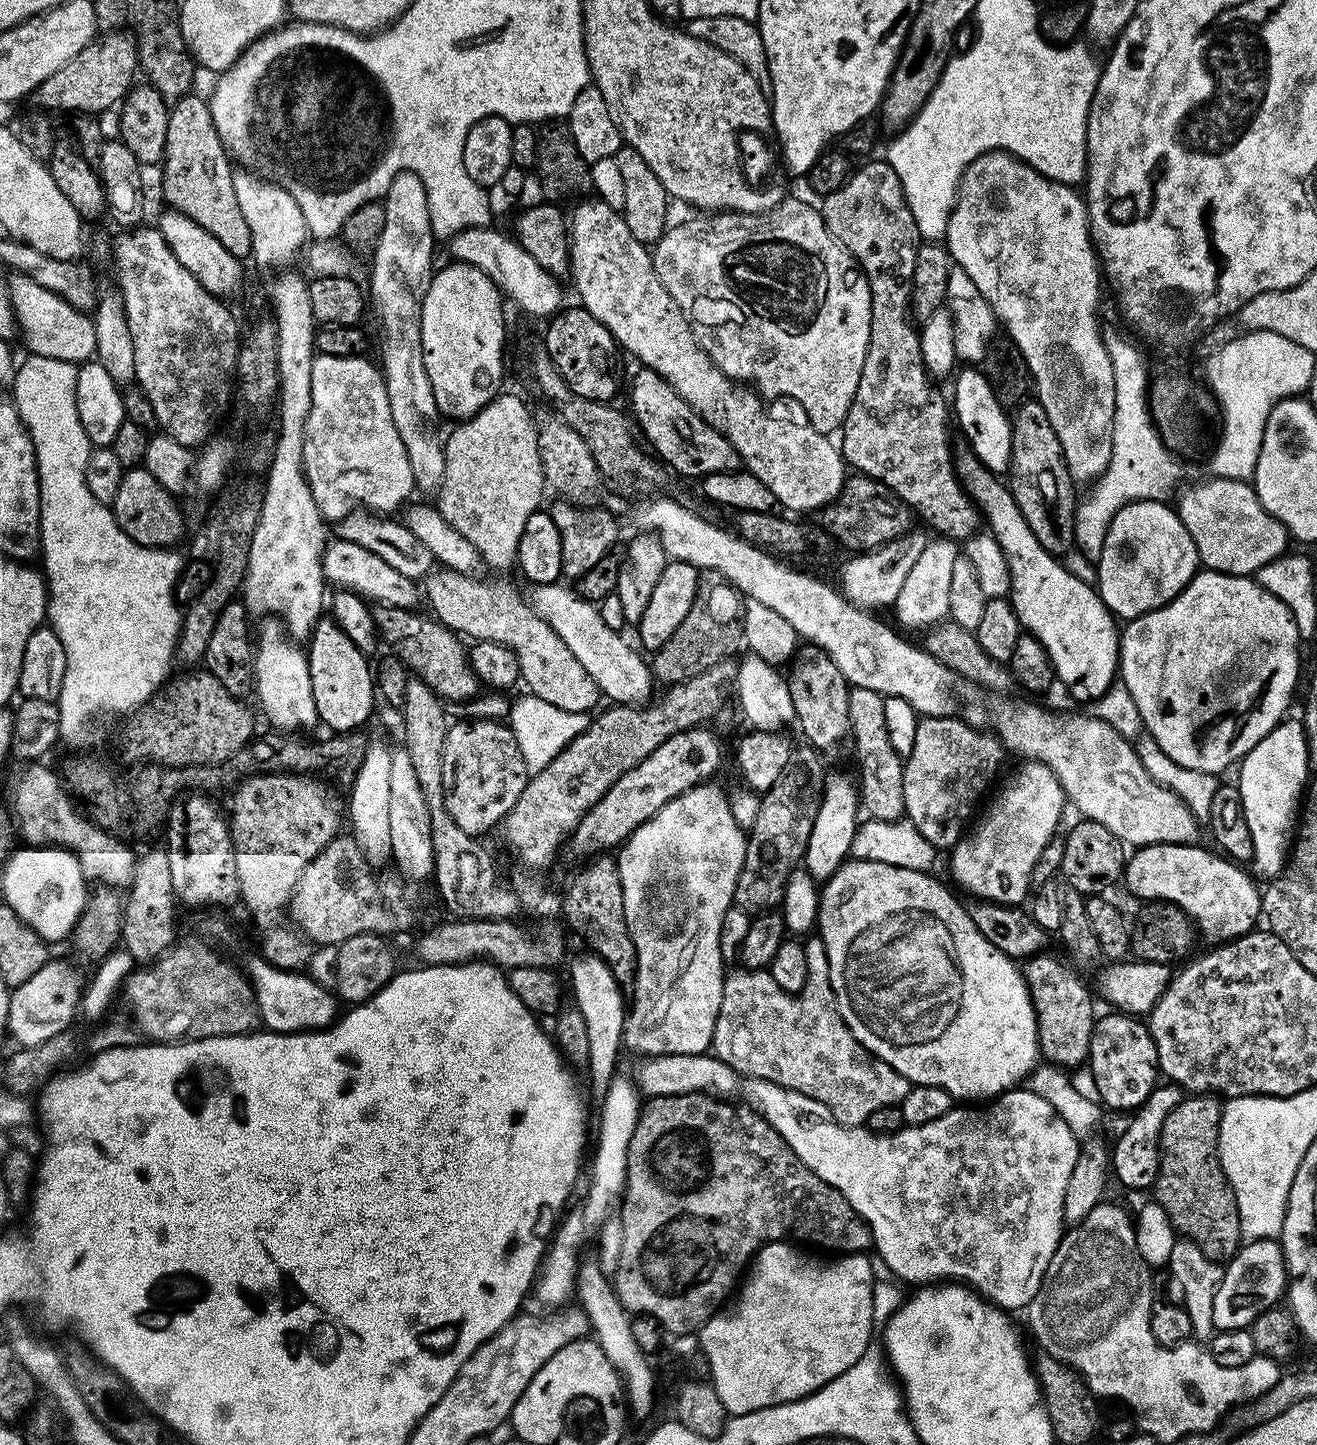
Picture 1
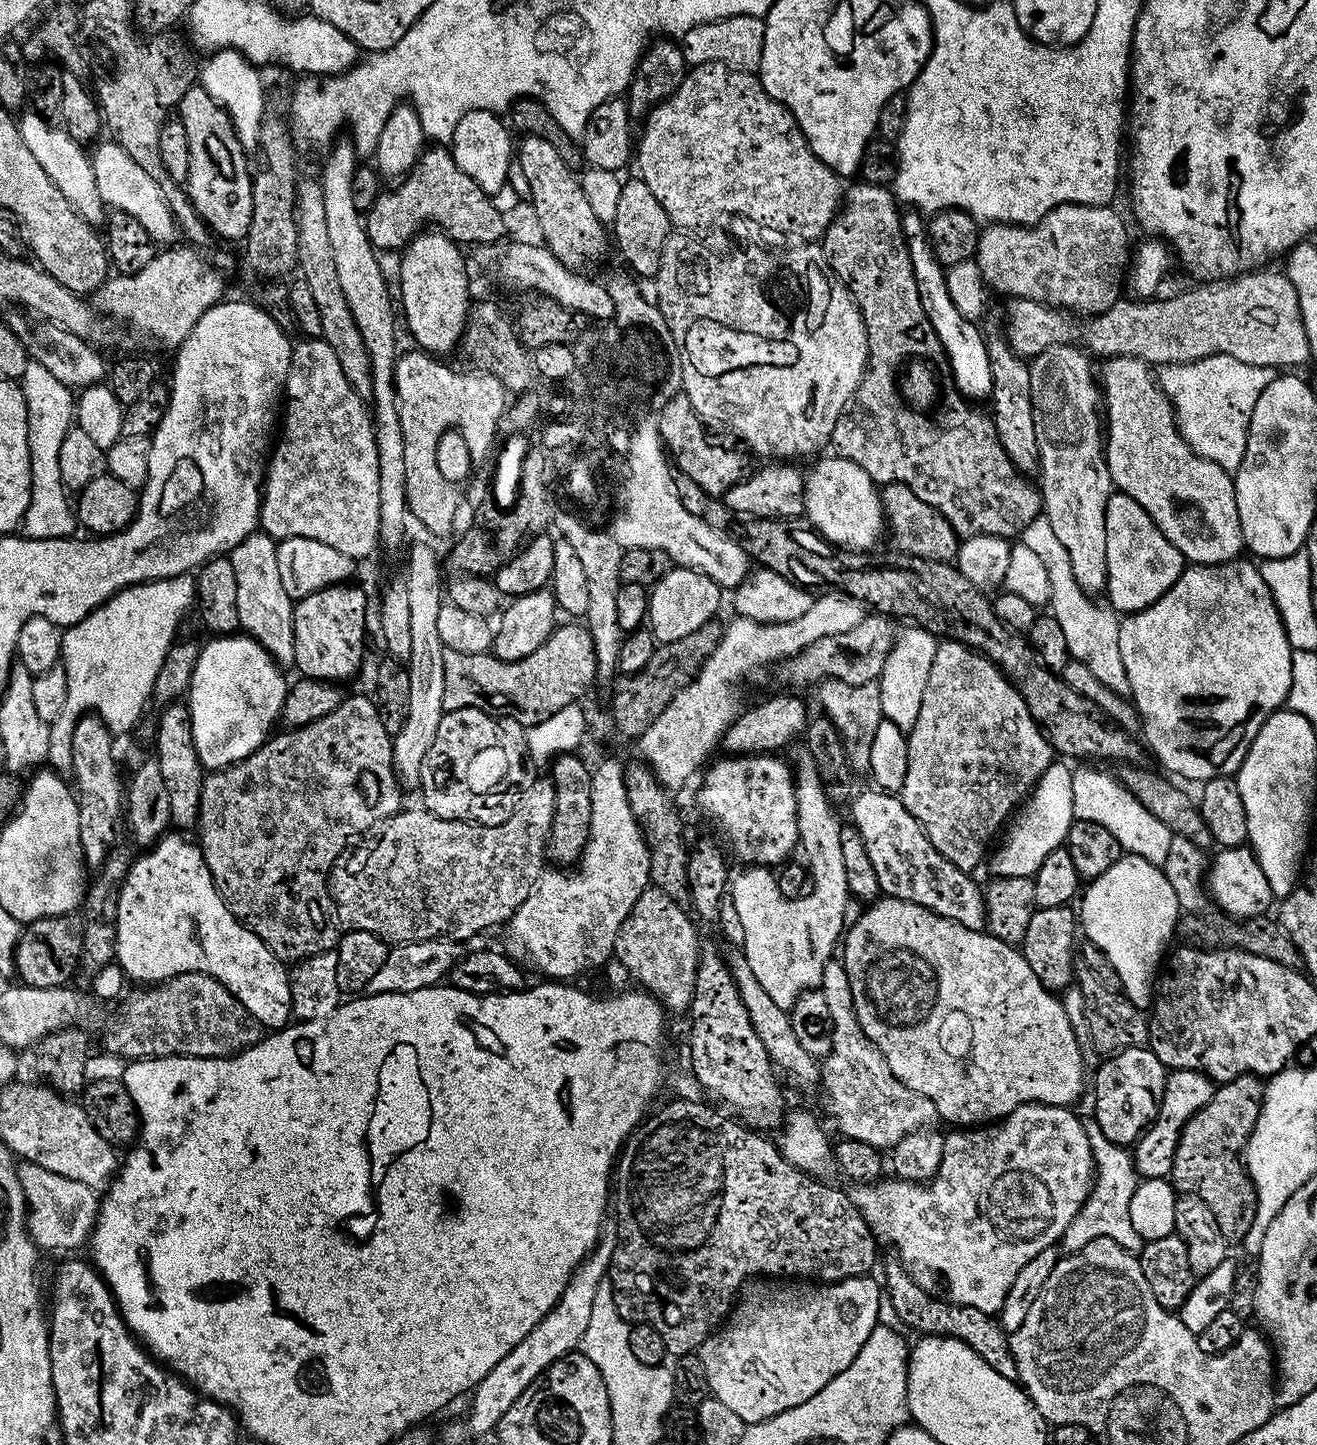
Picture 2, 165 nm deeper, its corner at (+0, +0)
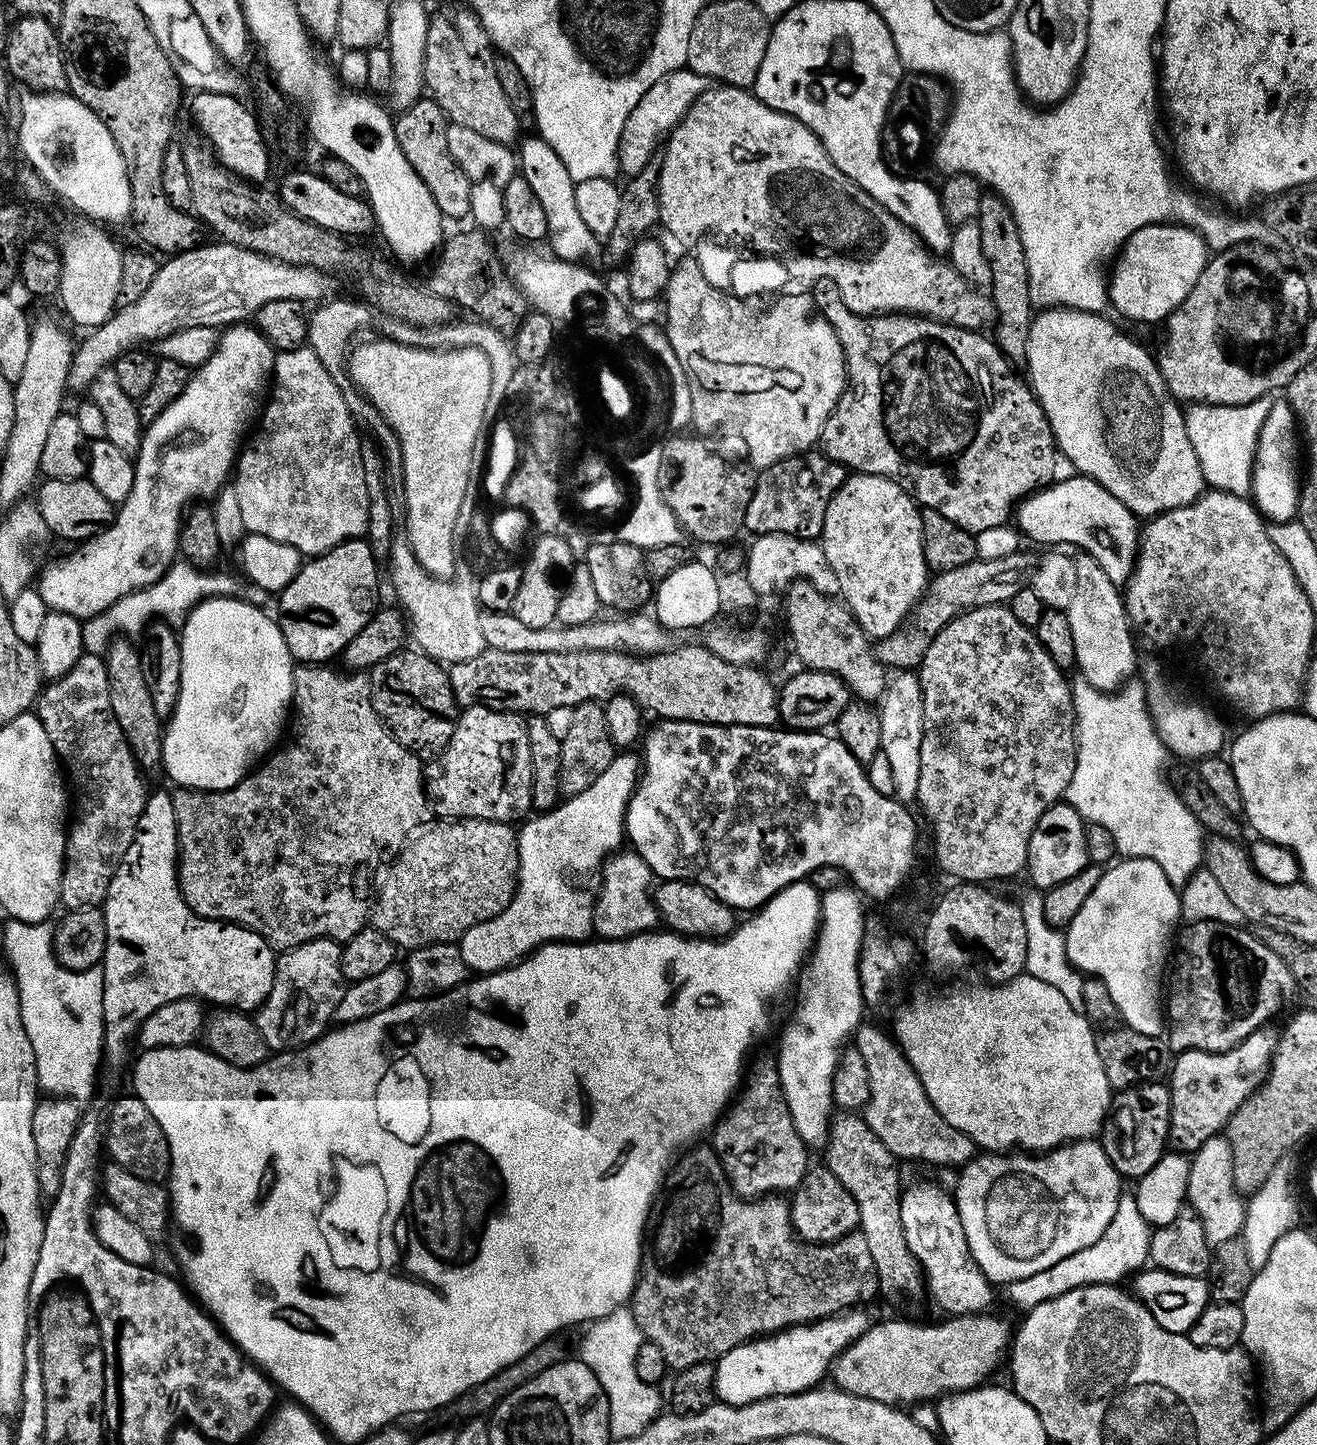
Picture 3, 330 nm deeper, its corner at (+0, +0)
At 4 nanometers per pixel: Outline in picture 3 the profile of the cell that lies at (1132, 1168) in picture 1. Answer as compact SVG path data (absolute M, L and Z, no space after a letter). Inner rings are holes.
M1261 1030L1250 1034L1236 1048L1225 1052L1203 1052L1191 1048L1171 1061L1167 1077L1170 1094L1171 1147L1181 1154L1196 1152L1212 1136L1225 1131L1228 1120L1260 1087L1276 1049L1277 1033Z

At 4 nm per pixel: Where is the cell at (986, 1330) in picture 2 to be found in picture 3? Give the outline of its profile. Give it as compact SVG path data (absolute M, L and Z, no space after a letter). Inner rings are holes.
M840 1110L833 1115L828 1125L828 1138L823 1145L823 1163L850 1190L854 1202L858 1202L860 1226L858 1231L866 1238L870 1246L870 1254L874 1257L874 1270L878 1274L880 1292L888 1296L916 1296L925 1291L920 1264L906 1246L906 1238L902 1234L902 1218L900 1217L900 1197L898 1187L900 1176L896 1173L897 1157L892 1155L886 1146L870 1130L863 1115L850 1110Z

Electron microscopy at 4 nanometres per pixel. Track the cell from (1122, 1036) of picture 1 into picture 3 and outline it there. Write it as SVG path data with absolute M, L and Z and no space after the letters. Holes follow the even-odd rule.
M1149 1082L1136 1084L1133 1088L1119 1089L1113 1095L1102 1125L1102 1131L1098 1136L1098 1143L1104 1147L1104 1152L1110 1158L1110 1162L1120 1171L1121 1177L1139 1178L1144 1176L1164 1157L1169 1147L1168 1131L1170 1130L1170 1094L1168 1085L1164 1082Z

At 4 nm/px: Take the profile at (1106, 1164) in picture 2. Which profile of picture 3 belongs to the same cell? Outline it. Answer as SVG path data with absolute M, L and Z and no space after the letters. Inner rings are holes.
M1121 1195L1118 1208L1114 1210L1114 1218L1100 1238L1086 1250L1078 1250L1078 1254L1070 1254L1062 1258L1062 1262L1054 1262L1050 1270L1042 1270L1038 1274L1030 1274L1025 1280L1011 1280L1006 1285L1008 1300L1019 1310L1027 1310L1047 1300L1053 1300L1058 1294L1066 1294L1078 1286L1087 1284L1110 1284L1120 1282L1123 1276L1135 1274L1149 1263L1148 1237L1150 1225L1138 1214L1138 1202L1135 1195Z

